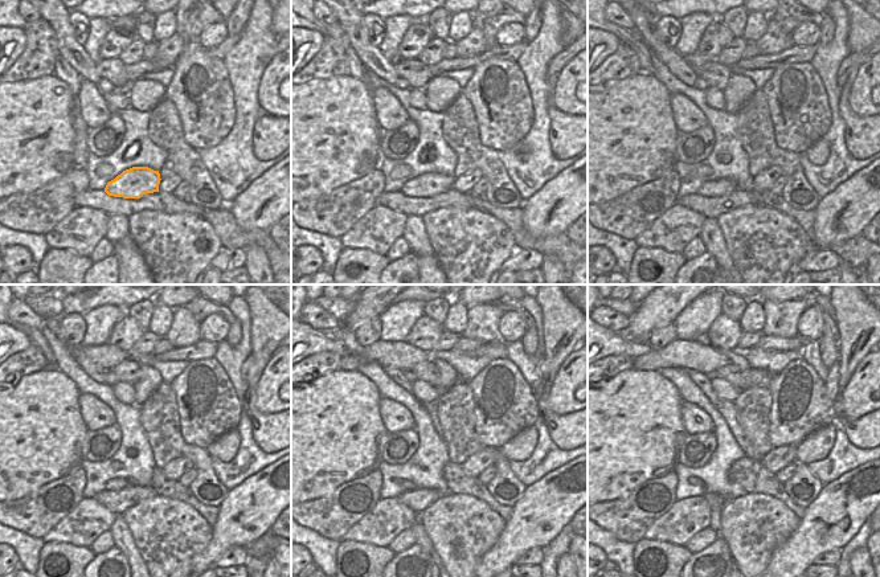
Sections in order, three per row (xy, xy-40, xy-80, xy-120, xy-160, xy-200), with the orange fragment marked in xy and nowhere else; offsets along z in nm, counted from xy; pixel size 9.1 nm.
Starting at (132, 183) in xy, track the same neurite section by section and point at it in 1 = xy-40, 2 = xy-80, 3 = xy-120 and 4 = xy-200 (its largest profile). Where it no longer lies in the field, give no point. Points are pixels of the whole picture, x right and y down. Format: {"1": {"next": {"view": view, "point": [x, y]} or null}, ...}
{"1": {"next": {"view": "xy-40", "point": [429, 184]}}, "2": {"next": {"view": "xy-80", "point": [715, 188]}}, "3": {"next": {"view": "xy-120", "point": [118, 483]}}, "4": {"next": {"view": "xy-200", "point": [692, 481]}}}

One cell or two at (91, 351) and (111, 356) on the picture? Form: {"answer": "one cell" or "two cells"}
{"answer": "one cell"}

